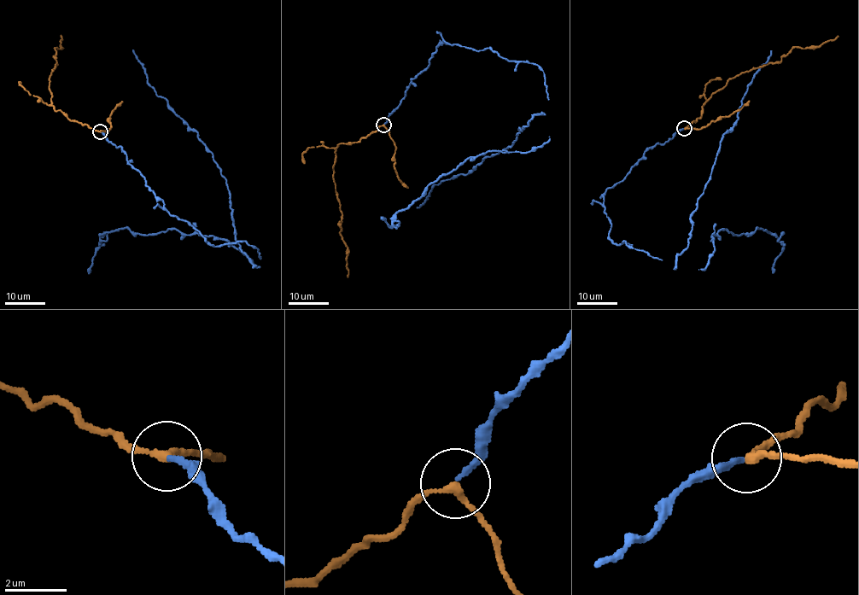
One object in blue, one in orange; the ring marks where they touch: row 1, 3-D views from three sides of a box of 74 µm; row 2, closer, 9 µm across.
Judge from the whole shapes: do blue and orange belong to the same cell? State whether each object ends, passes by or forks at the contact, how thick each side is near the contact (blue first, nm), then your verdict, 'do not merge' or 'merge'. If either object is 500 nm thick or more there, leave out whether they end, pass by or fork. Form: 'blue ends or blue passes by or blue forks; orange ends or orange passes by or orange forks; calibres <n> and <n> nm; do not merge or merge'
blue ends; orange passes by; calibres 170 and 220 nm; merge

